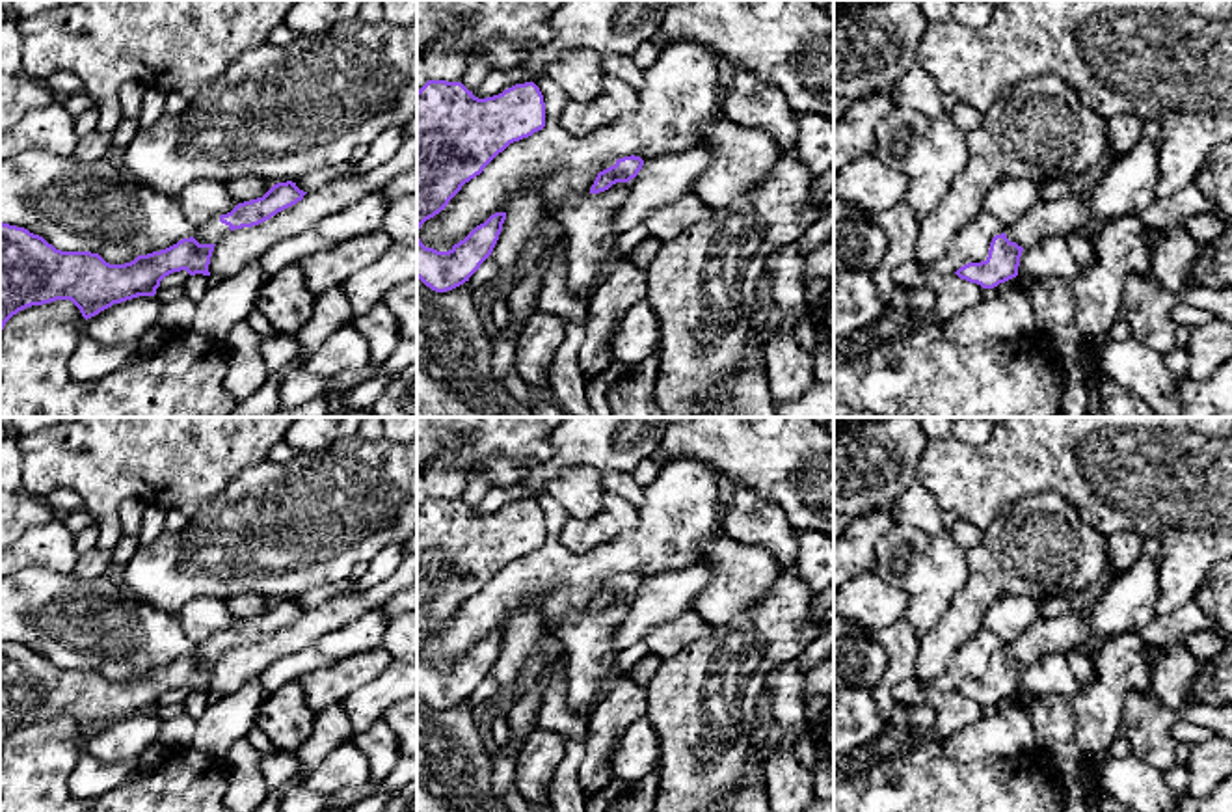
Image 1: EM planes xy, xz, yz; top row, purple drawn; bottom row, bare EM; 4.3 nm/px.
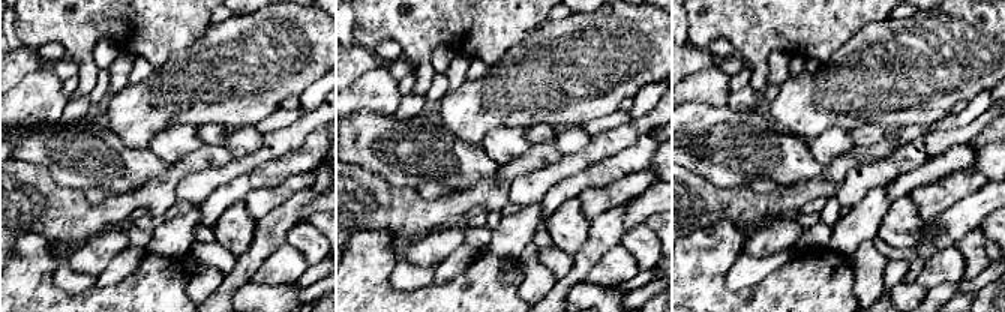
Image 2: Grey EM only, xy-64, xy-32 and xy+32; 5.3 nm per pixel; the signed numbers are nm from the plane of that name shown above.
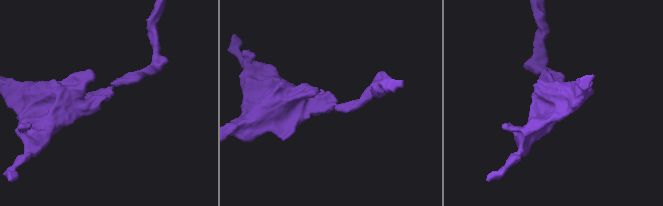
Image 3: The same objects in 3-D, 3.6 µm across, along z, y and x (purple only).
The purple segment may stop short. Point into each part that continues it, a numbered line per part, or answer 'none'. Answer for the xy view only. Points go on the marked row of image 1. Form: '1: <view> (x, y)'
1: xy (211, 231)

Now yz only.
1: yz (1128, 189)

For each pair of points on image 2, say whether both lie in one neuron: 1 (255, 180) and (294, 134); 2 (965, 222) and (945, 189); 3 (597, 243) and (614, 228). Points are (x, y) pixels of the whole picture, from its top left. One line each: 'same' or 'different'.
1: different
2: different
3: same

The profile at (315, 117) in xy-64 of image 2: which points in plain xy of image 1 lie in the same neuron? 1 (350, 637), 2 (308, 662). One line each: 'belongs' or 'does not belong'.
1: does not belong
2: does not belong

